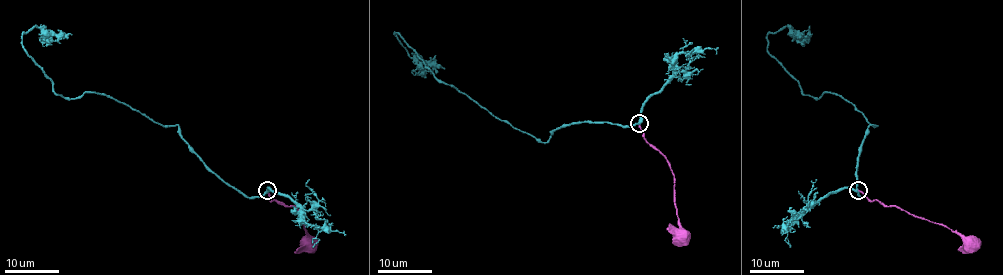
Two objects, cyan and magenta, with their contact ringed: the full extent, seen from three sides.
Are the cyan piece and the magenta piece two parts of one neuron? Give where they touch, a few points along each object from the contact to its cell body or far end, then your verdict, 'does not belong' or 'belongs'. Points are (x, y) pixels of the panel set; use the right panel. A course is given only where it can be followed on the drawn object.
place (858, 190); course cyan (858, 190), (858, 148), (876, 125), (838, 95), (801, 91), (767, 48), (768, 35), (787, 26), (804, 35); course magenta (858, 190), (872, 200), (942, 223), (959, 236), (965, 245), (970, 242); belongs

